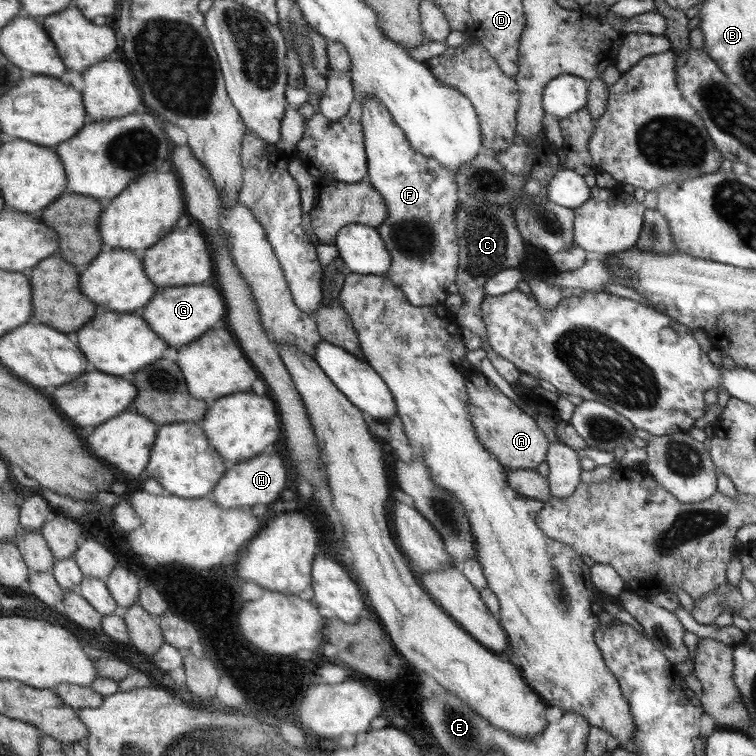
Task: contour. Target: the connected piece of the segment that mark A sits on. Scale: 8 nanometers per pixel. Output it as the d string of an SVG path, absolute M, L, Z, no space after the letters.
M476 371L466 375L469 395L469 414L472 415L473 427L486 451L496 457L508 469L536 470L539 464L547 460L551 445L548 436L542 434L542 429L536 426L533 415L524 414L510 398L506 398L500 389L485 375Z

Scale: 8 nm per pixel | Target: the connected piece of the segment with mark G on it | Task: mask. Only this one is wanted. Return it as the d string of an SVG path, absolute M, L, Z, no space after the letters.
M202 283L196 286L173 286L159 289L153 296L153 300L145 307L141 317L168 343L170 348L178 349L192 344L206 331L210 331L218 320L224 320L222 318L224 312L226 312L226 300L220 289Z

